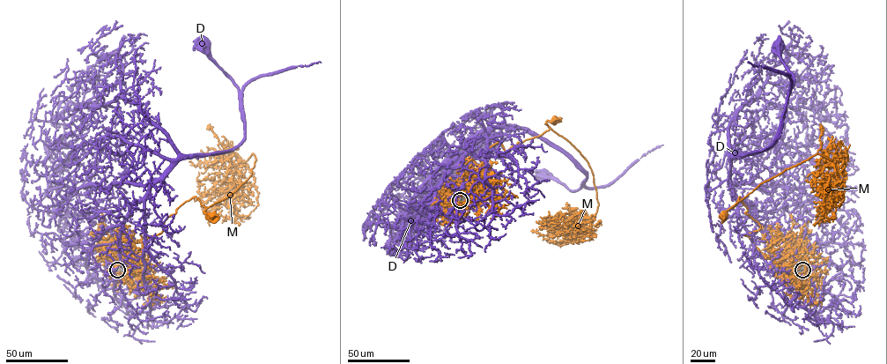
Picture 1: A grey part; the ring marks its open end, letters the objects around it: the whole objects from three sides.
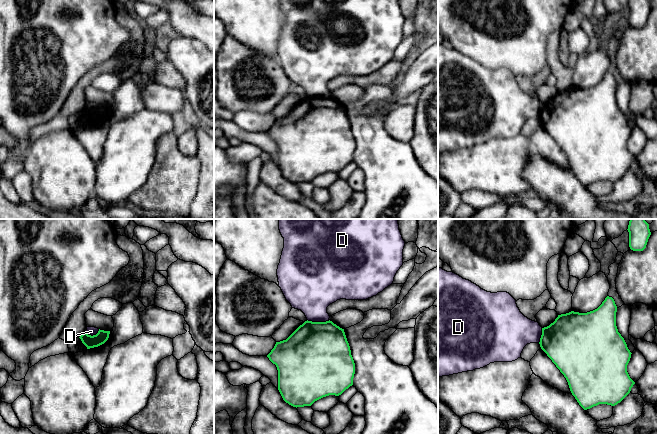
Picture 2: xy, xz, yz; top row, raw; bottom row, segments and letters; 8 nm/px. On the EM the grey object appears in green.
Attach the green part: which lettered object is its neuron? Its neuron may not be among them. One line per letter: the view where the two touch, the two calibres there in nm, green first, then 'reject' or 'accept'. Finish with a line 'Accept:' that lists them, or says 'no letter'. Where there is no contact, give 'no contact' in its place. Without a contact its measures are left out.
D: xz | 500/340 nm | reject
M: no contact | reject
Accept: no letter

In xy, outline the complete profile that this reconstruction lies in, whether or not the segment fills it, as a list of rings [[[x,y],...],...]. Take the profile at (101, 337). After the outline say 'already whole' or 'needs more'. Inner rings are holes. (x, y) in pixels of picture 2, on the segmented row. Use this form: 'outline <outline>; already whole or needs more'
outline [[[100,330],[96,335],[88,335],[86,332],[83,333],[79,338],[87,349],[98,347],[104,344],[109,338],[110,331]]]; already whole

